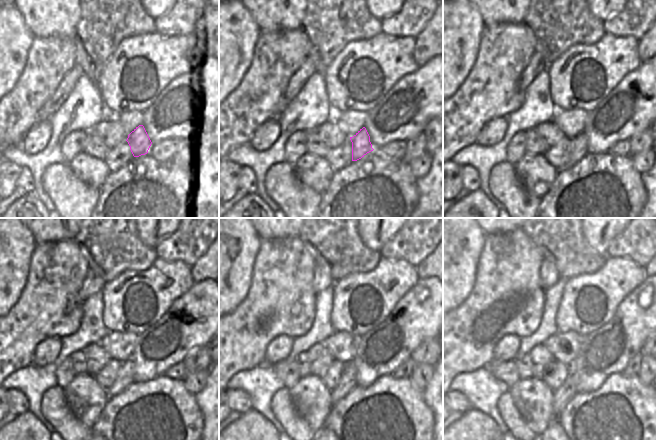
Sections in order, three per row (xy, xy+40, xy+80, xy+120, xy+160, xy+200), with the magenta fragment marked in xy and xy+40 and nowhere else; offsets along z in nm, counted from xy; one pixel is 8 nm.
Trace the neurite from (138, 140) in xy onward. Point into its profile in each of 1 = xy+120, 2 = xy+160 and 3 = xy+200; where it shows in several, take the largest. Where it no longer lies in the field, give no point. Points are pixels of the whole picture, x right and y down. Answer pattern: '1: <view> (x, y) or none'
1: xy+120 (125, 378)
2: xy+160 (347, 382)
3: xy+200 (562, 396)

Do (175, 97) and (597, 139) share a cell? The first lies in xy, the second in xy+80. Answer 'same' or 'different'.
same

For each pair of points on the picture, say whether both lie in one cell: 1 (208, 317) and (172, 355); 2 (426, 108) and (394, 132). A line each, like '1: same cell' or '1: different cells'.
1: same cell
2: same cell

